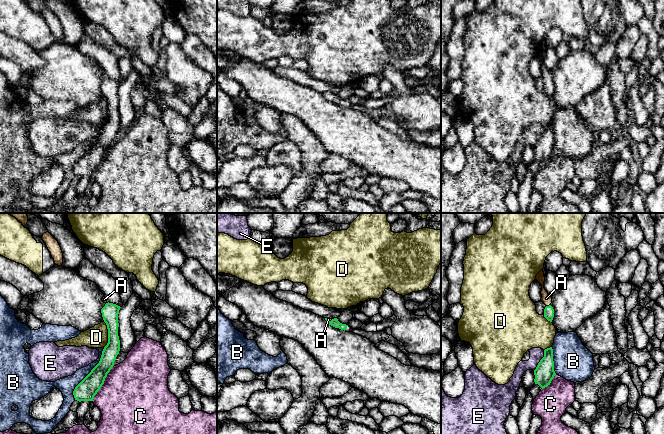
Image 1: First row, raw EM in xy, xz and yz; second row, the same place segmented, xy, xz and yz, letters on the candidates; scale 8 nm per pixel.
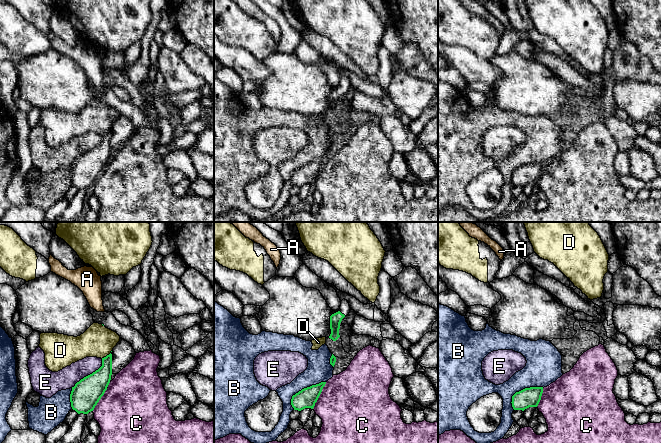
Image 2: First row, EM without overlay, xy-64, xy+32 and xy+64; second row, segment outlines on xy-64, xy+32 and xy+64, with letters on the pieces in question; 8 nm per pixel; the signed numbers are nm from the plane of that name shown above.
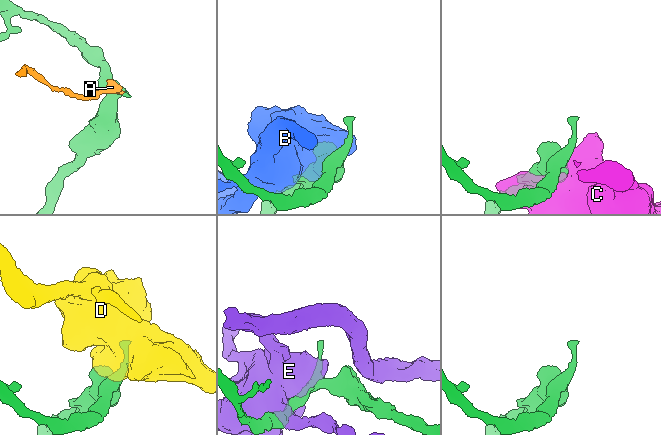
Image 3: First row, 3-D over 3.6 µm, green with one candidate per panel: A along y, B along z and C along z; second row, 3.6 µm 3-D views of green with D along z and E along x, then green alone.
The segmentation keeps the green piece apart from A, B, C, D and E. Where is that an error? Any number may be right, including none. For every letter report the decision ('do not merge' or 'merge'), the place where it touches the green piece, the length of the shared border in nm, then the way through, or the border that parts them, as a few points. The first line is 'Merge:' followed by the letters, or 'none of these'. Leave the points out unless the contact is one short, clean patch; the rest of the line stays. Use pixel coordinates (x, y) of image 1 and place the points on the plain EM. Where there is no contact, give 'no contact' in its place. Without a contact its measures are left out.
Merge: A
A: merge; meets green in yz at (549, 81); contact 40 nm long; runs through yz (548, 87), (549, 81), (546, 74)
B: do not merge; meets green in xy at (89, 149); contact 480 nm long
C: do not merge; meets green in xy at (103, 159); contact 340 nm long
D: do not merge; meets green in xy at (108, 110); contact 220 nm long
E: do not merge; meets green in yz at (540, 136); contact 190 nm long

